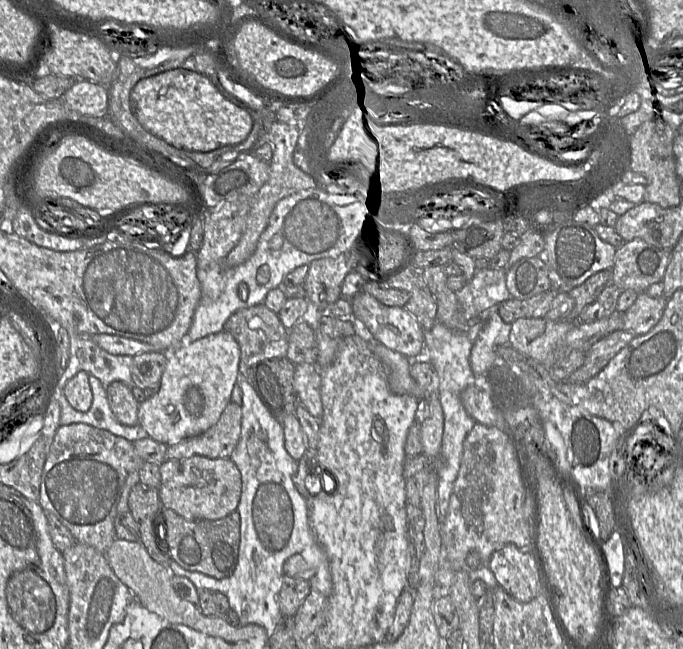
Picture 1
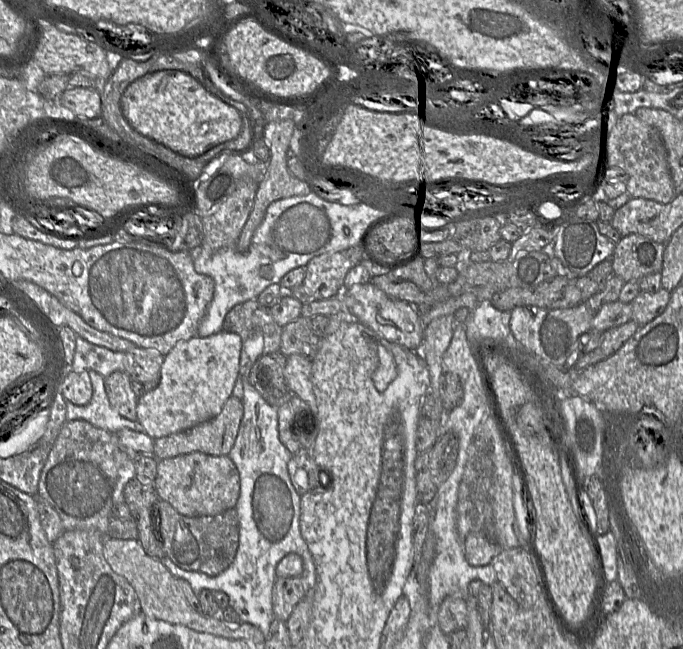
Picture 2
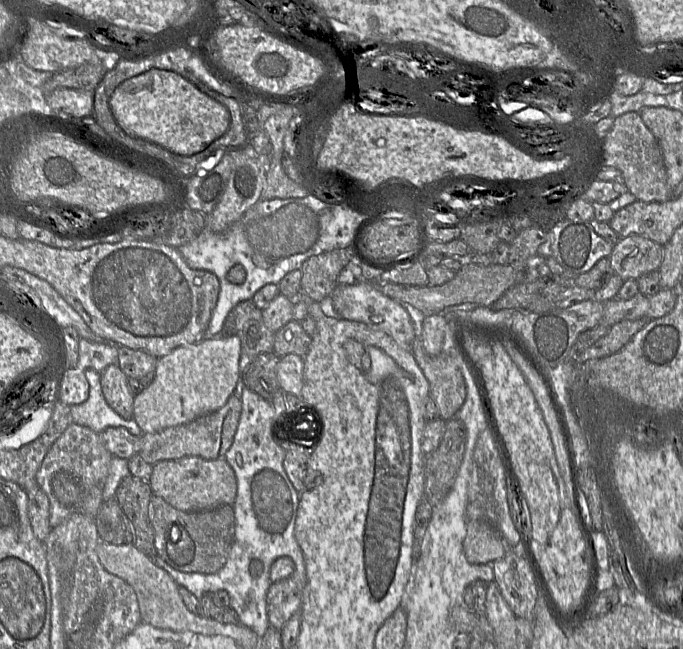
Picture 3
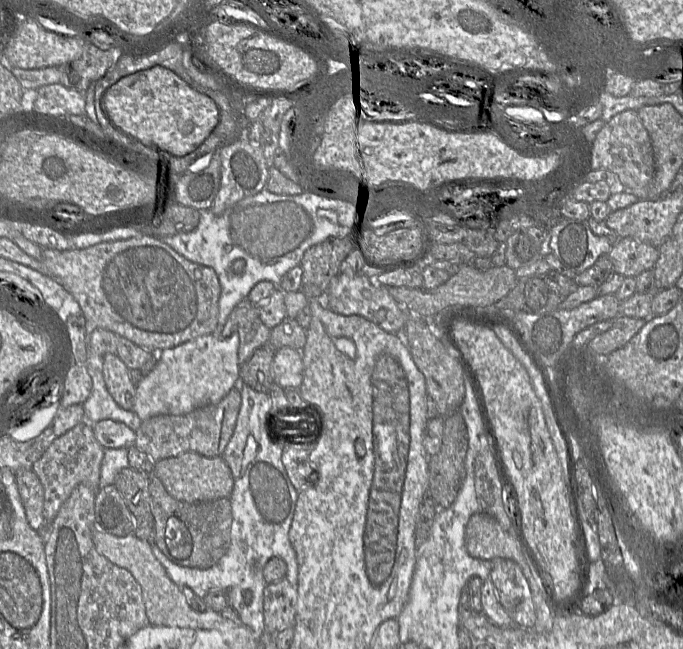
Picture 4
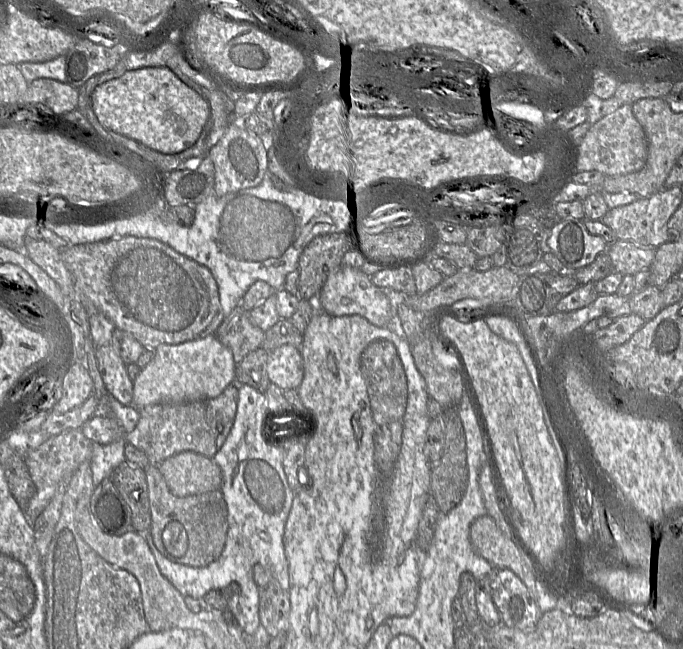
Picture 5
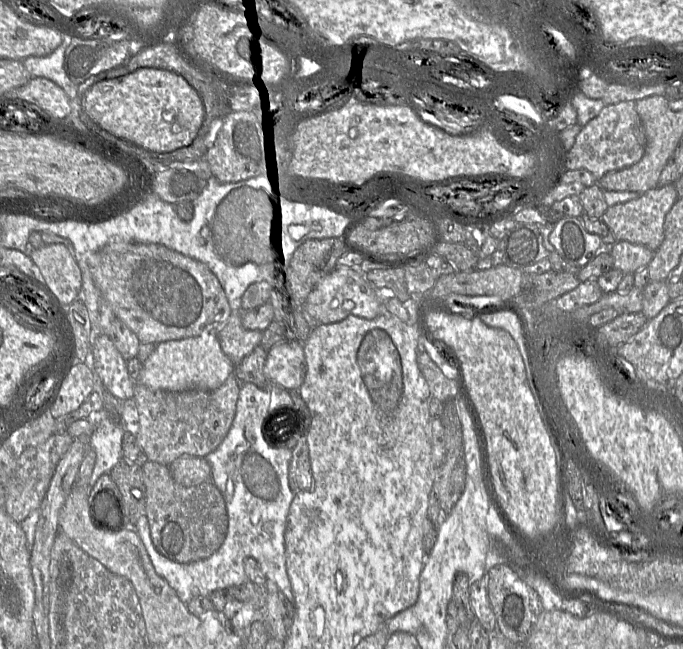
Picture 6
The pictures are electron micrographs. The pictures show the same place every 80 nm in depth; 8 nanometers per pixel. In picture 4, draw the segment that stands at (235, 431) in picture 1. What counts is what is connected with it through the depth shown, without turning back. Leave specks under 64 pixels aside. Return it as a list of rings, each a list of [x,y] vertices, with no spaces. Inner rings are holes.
[[[236,388],[218,403],[197,408],[184,415],[157,415],[142,421],[135,431],[134,446],[146,453],[153,462],[195,452],[207,458],[222,457],[231,439],[241,406],[241,394]]]

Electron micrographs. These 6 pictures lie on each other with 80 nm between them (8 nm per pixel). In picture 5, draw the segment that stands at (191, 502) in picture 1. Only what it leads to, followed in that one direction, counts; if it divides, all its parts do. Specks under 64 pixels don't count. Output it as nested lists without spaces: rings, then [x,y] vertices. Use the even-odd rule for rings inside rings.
[[[191,451],[179,452],[157,465],[170,491],[178,497],[218,490],[222,471],[212,458]]]

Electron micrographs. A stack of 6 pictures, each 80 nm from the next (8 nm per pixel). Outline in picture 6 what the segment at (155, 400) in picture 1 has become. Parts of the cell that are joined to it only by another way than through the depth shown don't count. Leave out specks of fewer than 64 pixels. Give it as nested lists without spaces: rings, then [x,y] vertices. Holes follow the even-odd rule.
[[[216,332],[202,333],[196,337],[171,340],[156,344],[154,351],[142,364],[138,383],[152,390],[210,391],[219,388],[234,374],[234,367],[223,353]]]

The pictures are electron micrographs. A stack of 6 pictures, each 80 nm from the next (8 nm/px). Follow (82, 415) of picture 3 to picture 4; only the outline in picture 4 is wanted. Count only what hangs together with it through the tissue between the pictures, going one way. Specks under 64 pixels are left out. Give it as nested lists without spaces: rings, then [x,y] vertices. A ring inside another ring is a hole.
[[[102,359],[89,360],[86,367],[92,379],[92,390],[87,400],[82,404],[84,415],[81,422],[86,425],[94,425],[98,421],[109,419],[124,423],[136,431],[142,420],[133,410],[121,408],[109,394],[102,374]]]

